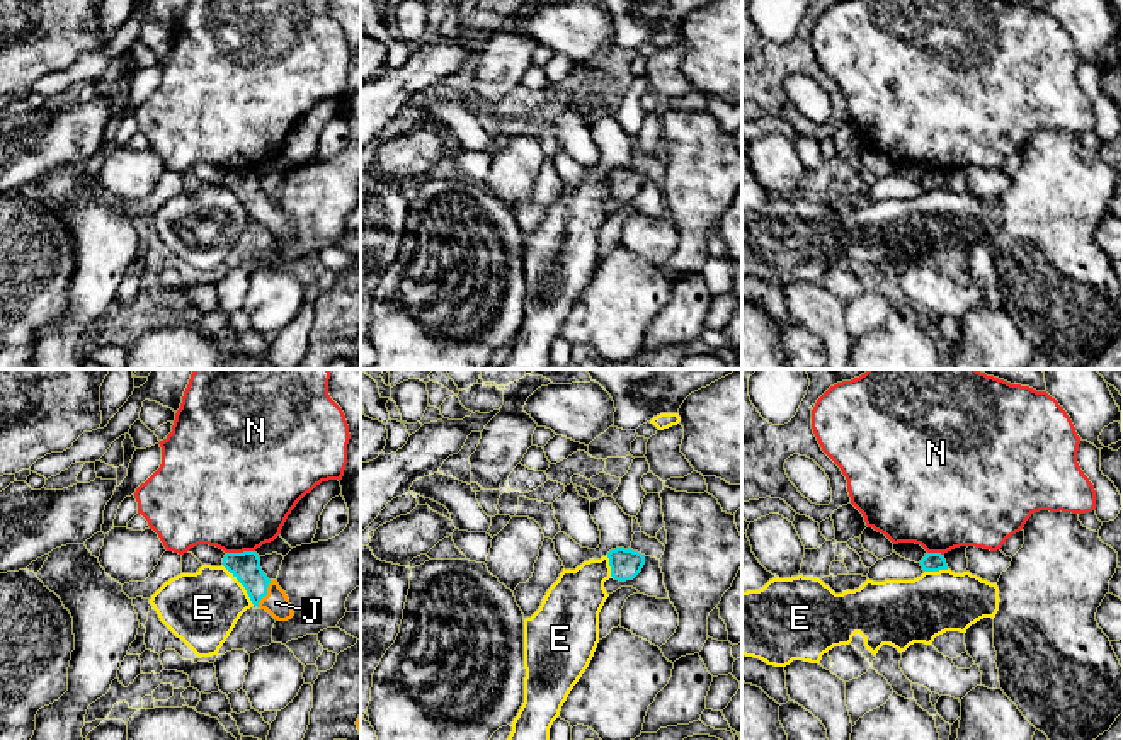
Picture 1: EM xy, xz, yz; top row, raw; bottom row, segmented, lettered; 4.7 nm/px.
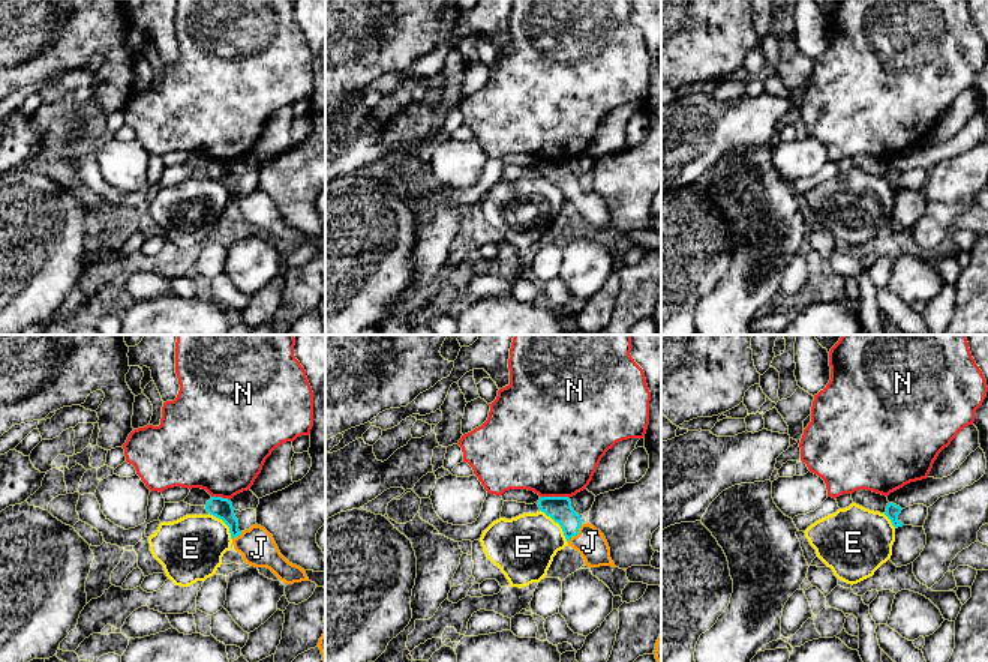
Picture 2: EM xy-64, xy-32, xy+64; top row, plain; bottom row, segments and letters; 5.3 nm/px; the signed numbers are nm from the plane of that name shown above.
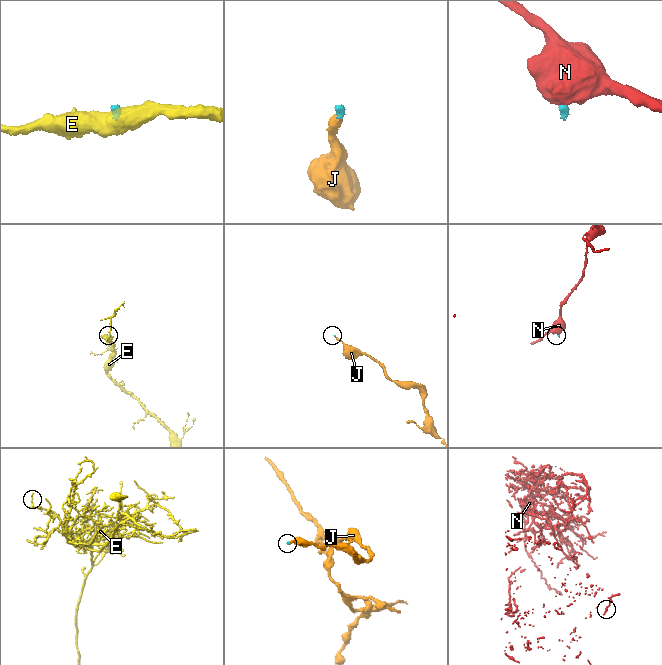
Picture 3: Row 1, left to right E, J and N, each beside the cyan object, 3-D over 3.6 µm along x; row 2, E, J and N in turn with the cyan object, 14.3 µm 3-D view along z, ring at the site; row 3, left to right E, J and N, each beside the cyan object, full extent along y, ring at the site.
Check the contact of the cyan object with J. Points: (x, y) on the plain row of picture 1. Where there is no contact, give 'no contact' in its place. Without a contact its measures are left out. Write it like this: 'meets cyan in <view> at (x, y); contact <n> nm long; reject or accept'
meets cyan in xy at (266, 213); contact 140 nm long; accept

